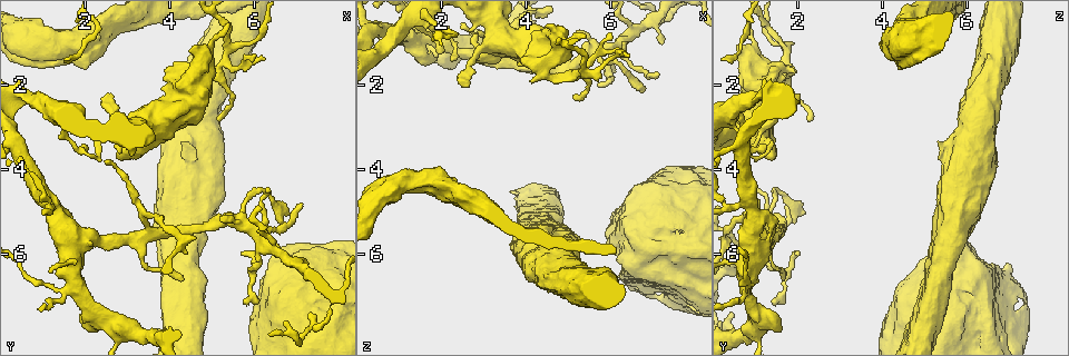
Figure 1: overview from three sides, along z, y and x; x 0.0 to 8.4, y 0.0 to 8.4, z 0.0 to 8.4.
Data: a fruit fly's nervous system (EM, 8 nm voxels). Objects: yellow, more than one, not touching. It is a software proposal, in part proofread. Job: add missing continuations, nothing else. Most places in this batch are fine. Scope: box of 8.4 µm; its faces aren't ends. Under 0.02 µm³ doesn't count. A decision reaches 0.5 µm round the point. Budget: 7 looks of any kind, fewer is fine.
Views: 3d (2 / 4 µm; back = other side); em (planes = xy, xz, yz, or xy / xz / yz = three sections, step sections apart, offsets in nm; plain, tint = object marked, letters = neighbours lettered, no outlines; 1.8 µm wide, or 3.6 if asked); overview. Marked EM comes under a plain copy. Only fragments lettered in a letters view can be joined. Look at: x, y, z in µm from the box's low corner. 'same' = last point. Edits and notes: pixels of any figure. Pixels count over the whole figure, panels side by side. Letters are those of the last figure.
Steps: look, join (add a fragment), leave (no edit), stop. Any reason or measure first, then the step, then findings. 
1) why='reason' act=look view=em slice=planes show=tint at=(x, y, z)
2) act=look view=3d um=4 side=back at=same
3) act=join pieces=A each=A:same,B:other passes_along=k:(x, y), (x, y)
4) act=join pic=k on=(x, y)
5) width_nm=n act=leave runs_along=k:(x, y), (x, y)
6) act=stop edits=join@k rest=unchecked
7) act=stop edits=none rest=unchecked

why='stops while still wide' act=look view=em slice=xy step=4 show=tint at=(2.85, 3.60, 0.85)

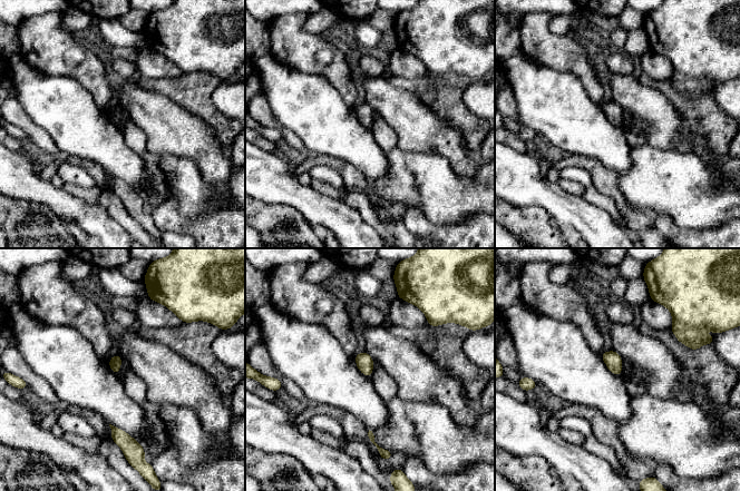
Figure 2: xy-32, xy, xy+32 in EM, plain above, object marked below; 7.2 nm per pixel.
why='another direction' act=look view=em slice=planes show=letters at=same

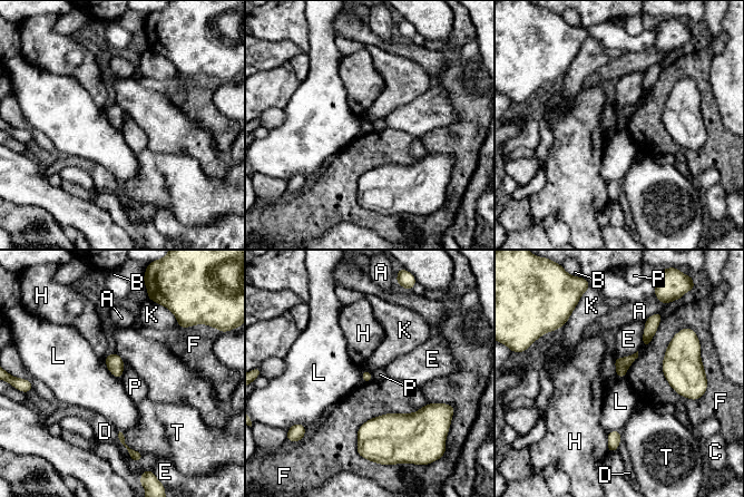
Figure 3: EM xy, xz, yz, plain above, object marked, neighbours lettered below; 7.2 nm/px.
act=leave each=A:other,B:other,C:other,D:other,E:other,F:other,H:other,K:other,L:other,P:other,T:other found='none of them fits'

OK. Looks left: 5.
why='an open end' act=look view=3d um=2 at=(5.25, 5.15, 0.70)

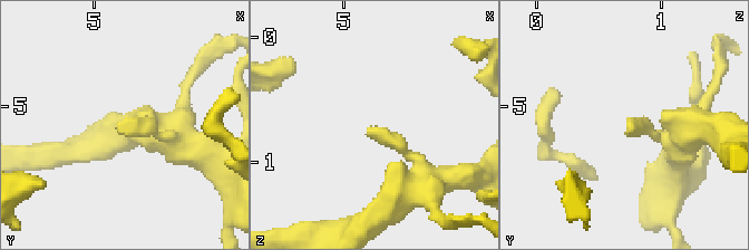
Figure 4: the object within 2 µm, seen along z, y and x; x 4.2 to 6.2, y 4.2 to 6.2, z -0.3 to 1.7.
why='now the EM' act=look view=em slice=xz step=16 show=letters at=(5.22, 5.12, 0.74)

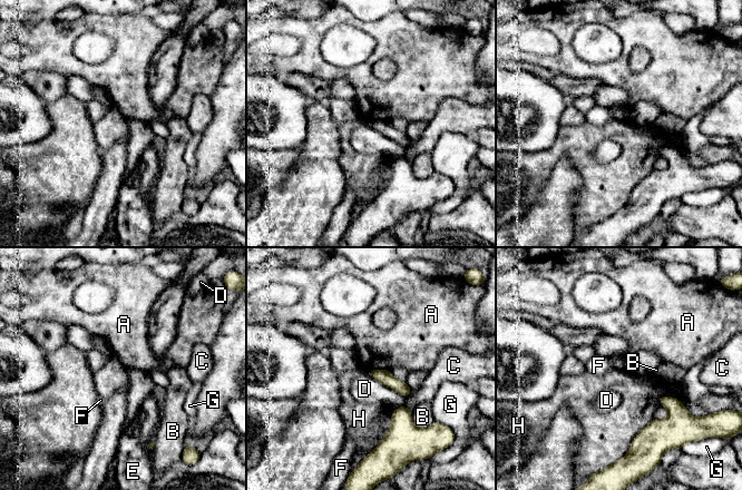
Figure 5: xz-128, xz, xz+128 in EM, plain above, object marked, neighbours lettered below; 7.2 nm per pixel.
width_nm=110 longest_contact=D:360nm act=leave each=A:other,B:other,C:other,D:other,E:other,F:other,G:other,H:other found='none of them fits'

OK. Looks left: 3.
act=look view=em slice=planes show=tint at=(3.70, 7.85, 4.55)

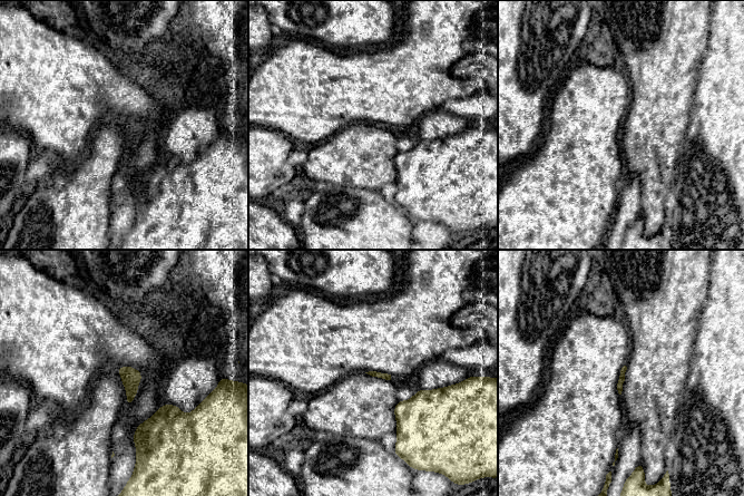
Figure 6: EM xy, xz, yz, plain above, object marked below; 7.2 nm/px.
why='what lies round it' act=look view=em slice=planes show=letters at=same

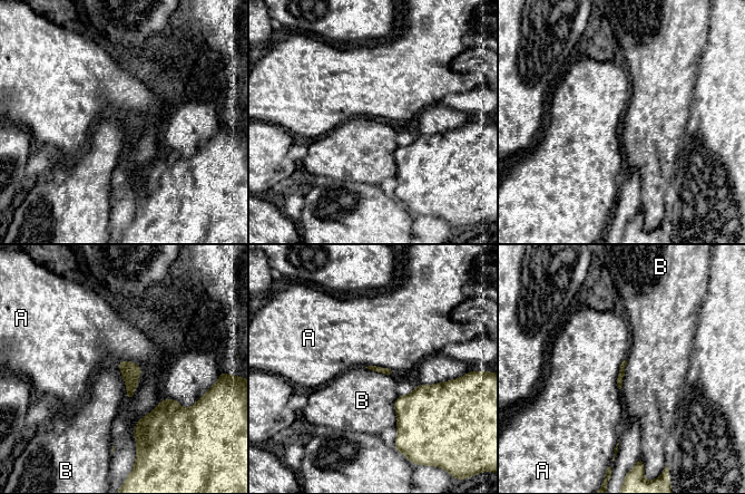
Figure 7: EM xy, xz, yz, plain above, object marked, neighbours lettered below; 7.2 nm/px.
act=leave each=A:other,B:other border=7:(118, 366), (125, 383), (126, 398) found='no lettered fragment goes on from it'

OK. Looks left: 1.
act=stop edits=none rest=unchecked

